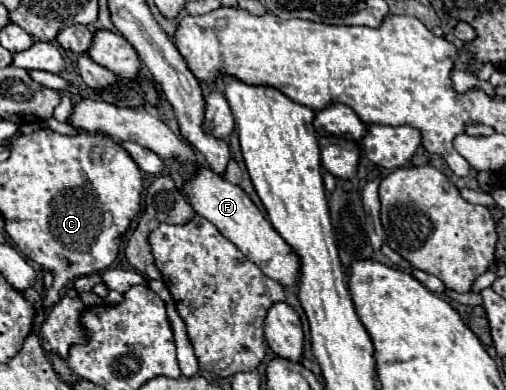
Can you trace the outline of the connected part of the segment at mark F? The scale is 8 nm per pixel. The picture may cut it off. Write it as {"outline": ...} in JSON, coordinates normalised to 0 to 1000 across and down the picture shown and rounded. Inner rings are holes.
{"outline":[[[395,426],[379,462],[368,467],[364,492],[375,508],[379,533],[387,549],[415,564],[439,605],[462,621],[474,646],[498,667],[530,713],[545,718],[549,728],[577,738],[593,718],[593,662],[569,631],[569,621],[538,585],[538,574],[522,559],[522,549],[502,528],[502,518],[486,503],[474,477],[455,472],[443,451],[419,441],[411,426]]]}

